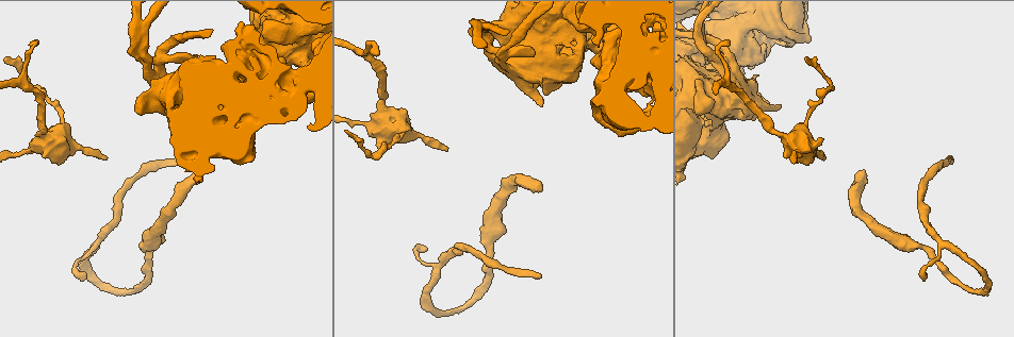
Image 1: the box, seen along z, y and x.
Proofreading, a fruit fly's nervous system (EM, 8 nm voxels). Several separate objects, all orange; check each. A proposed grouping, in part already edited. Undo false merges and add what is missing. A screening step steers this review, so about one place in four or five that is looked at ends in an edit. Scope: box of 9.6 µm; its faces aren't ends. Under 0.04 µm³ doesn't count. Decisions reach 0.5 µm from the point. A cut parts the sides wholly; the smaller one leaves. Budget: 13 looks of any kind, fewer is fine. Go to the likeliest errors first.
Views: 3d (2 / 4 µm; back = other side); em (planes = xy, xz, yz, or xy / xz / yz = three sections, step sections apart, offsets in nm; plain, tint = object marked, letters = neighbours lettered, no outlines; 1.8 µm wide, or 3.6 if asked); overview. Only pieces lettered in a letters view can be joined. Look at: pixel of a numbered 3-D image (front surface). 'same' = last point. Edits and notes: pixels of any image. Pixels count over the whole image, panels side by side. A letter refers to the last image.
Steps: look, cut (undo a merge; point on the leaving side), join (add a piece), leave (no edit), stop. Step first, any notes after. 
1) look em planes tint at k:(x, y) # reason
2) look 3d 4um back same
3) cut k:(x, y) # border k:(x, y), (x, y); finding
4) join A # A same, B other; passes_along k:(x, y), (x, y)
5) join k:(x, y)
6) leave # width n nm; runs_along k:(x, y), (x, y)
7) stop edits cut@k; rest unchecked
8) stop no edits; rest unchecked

look em planes letters at 1:(104, 158) # branch stops here

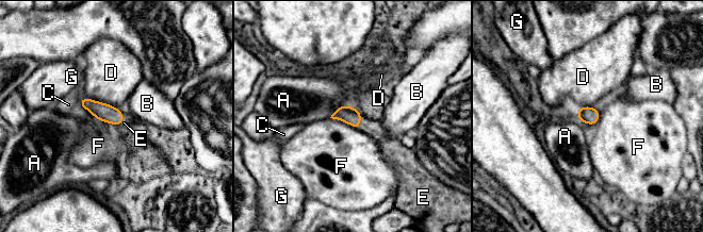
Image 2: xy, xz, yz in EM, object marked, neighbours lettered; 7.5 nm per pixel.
join E # A other, B other, C other, D other, E same, F other, G other; passes_along 2:(349, 115), (360, 122), (373, 128); the neuron continues

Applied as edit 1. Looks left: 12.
look overview

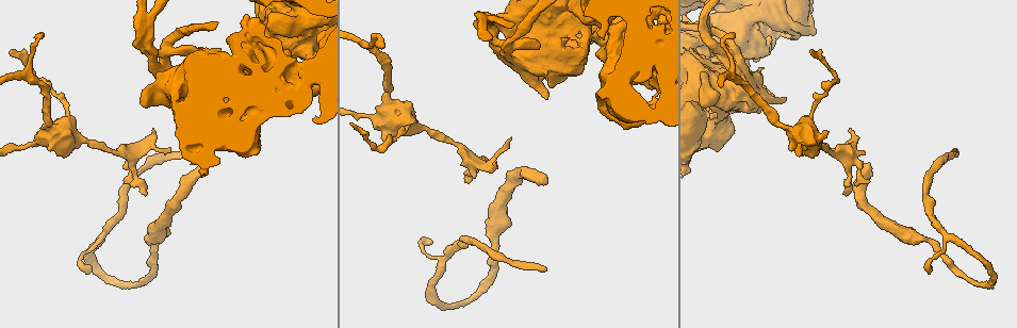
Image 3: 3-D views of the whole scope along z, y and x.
look em 3.6um xz step 16 letters at 3:(958, 153) # thin end

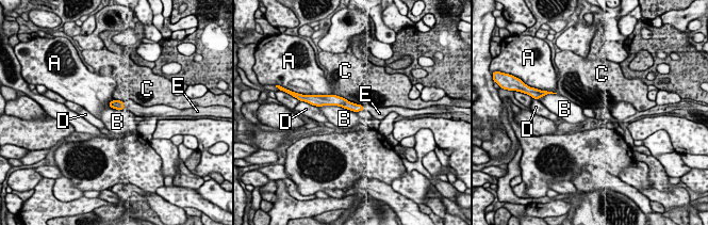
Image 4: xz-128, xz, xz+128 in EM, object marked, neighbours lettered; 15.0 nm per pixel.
join E # A other, B other, C other, D other, E same; the neuron continues

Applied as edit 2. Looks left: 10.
look 3d 4um back at 3:(574, 42) # calibre changes

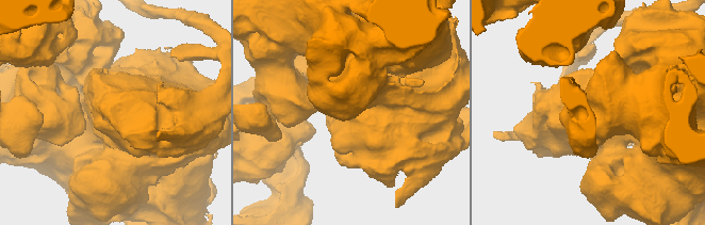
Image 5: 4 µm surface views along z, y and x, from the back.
look em planes letters same # now the EM

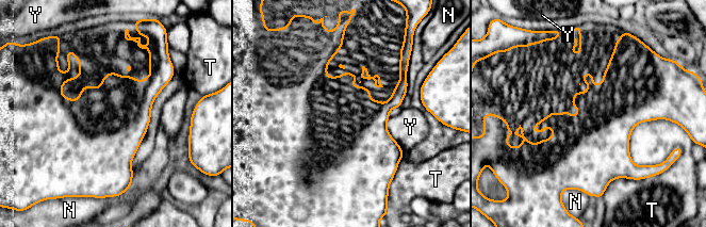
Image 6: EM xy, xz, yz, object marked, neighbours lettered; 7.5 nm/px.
leave # N other, T other, Y other; border 6:(389, 117), (387, 129), (403, 150); one neuron here

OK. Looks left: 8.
look 3d 4um at 3:(750, 81) # three arms meet

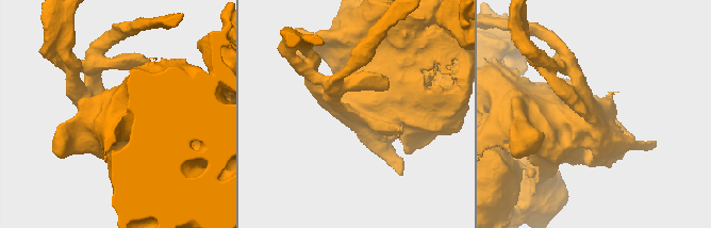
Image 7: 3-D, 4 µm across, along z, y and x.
look em 3.6um xy step 4 tint at 7:(339, 108) # arms 3; arm_widths 220, 260, 1050 nm

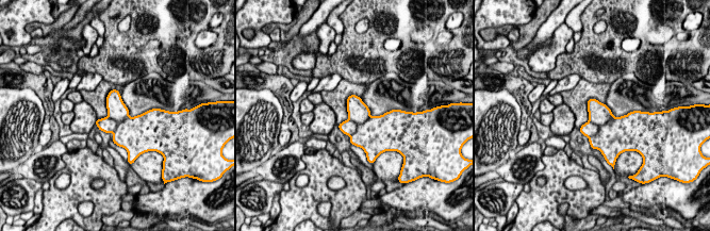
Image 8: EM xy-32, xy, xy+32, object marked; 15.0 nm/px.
look em 3.6um xy step 4 letters same # what lies round it

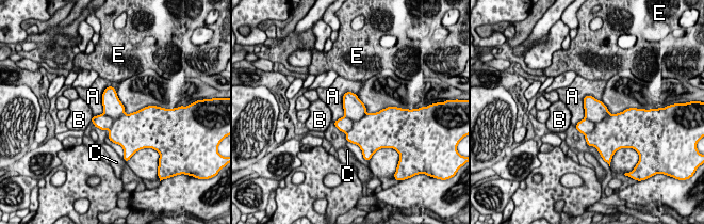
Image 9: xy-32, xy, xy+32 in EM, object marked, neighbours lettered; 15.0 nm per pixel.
cut 9:(595, 111) # width 380 nm; A other, B other, C other, E other; border 9:(609, 113), (585, 134); a second neuron is stuck on

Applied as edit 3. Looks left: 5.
look 3d 4um at 3:(621, 64) # calibre changes

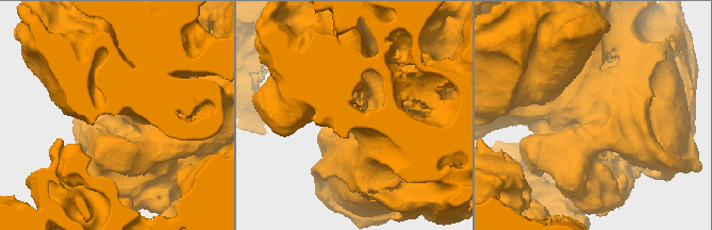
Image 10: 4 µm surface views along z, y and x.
look em 3.6um xy step 16 tint at 10:(119, 133)

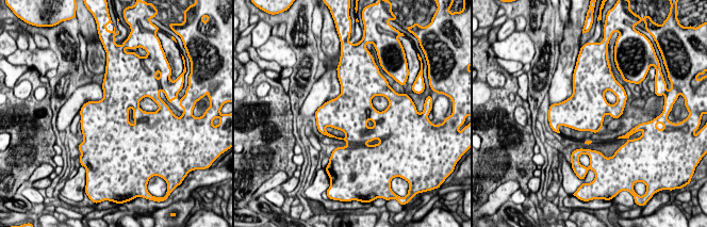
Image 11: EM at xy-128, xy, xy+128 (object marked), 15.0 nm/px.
look em 3.6um planes letters same # another direction

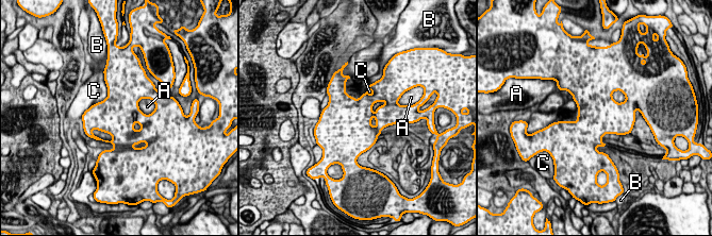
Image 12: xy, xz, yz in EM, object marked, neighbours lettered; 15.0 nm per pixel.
leave # longest_contact C 600 nm; A other, B other, C other; border 12:(105, 83), (106, 96), (83, 113); all the same neuron

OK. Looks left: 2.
stop edits join@2, join@4, cut@9; rest unchecked

